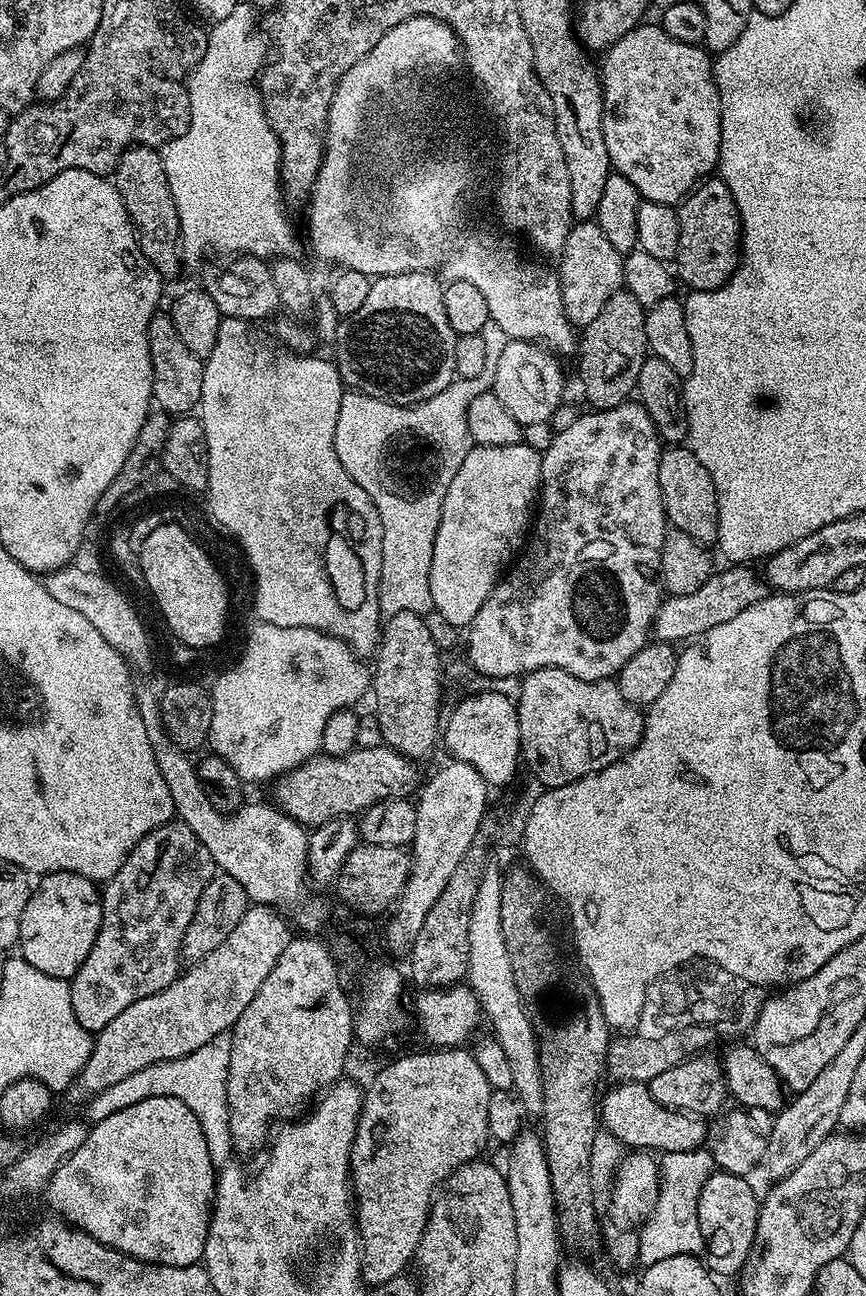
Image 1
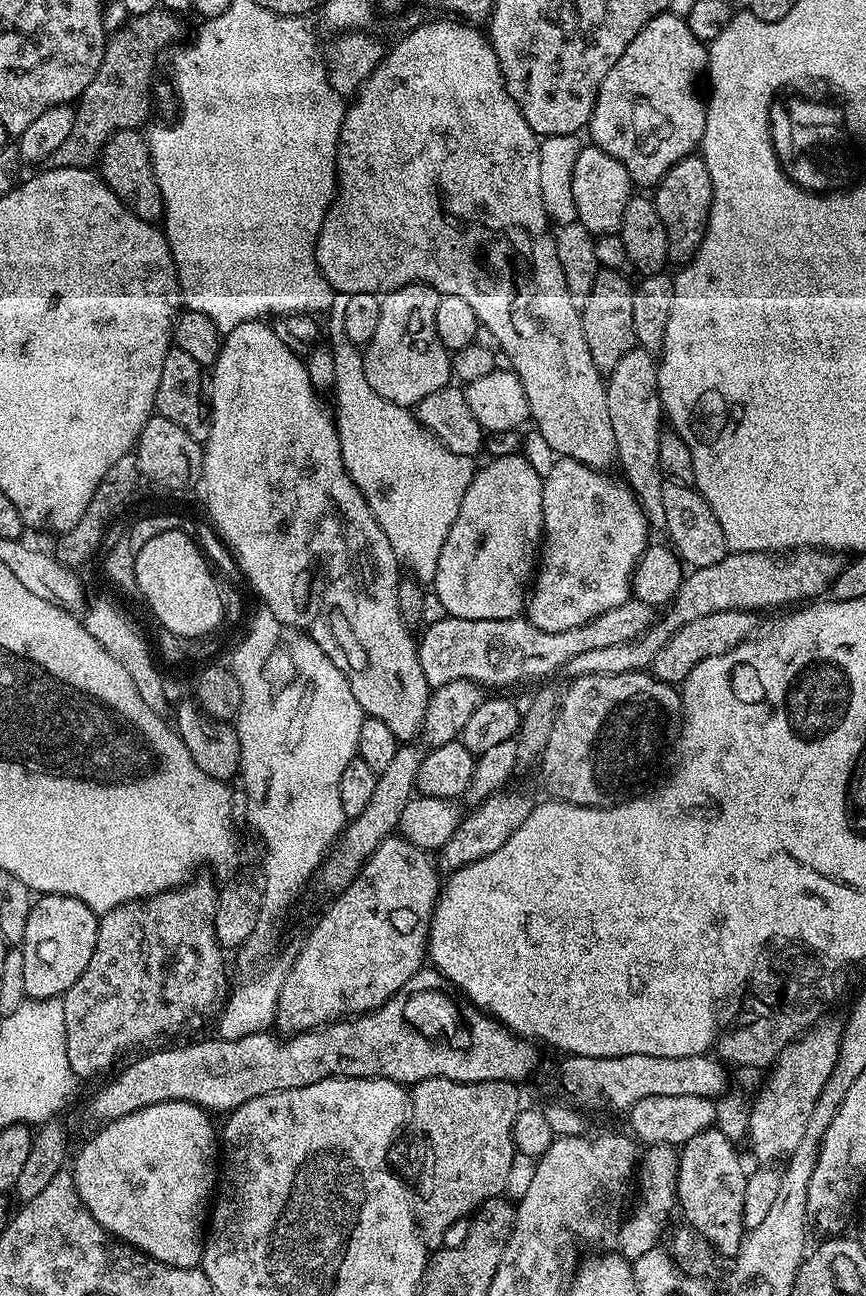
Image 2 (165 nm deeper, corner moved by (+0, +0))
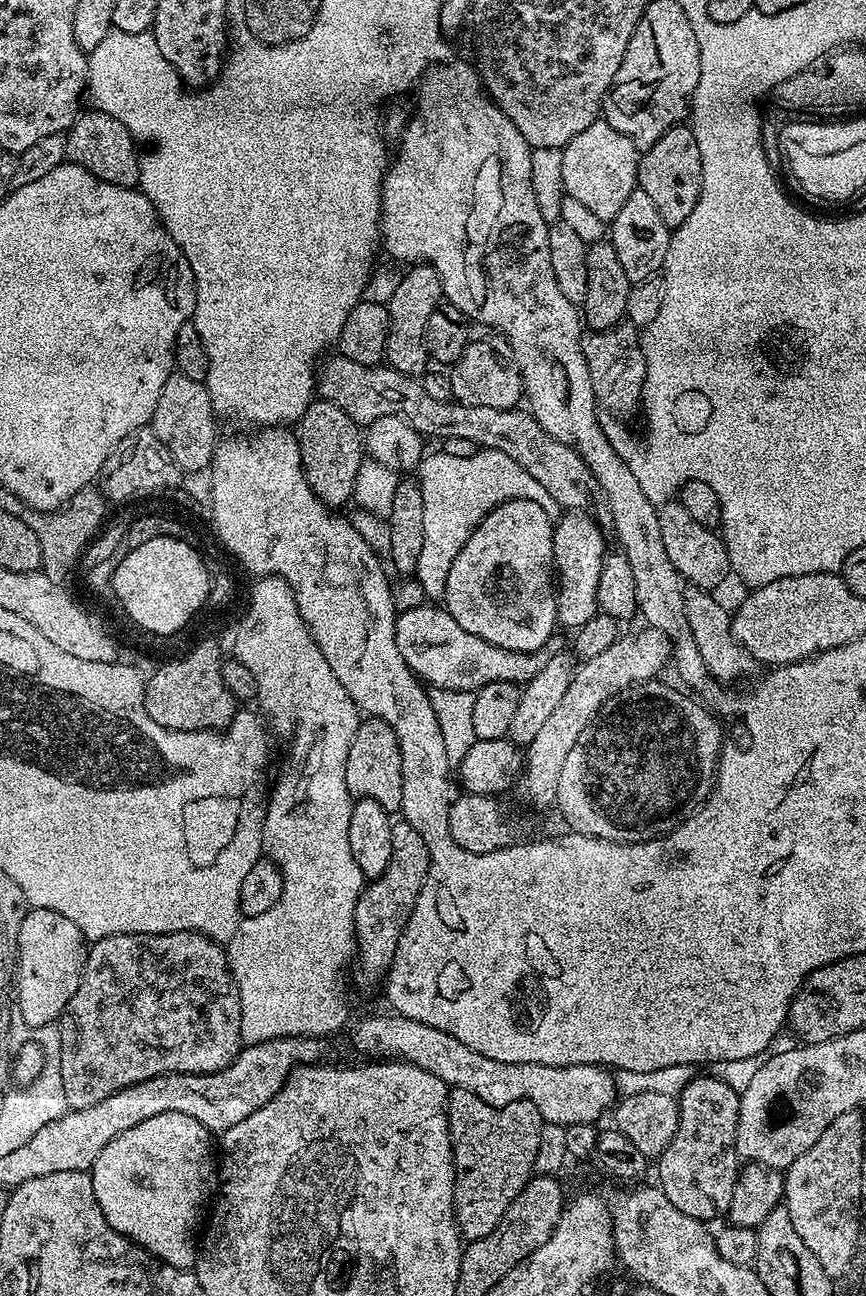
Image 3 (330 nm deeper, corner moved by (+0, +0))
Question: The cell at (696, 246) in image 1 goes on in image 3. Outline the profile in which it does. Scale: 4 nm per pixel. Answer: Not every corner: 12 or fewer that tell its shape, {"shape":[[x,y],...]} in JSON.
{"shape":[[687,123],[643,149],[638,186],[670,230],[700,200],[702,158]]}

